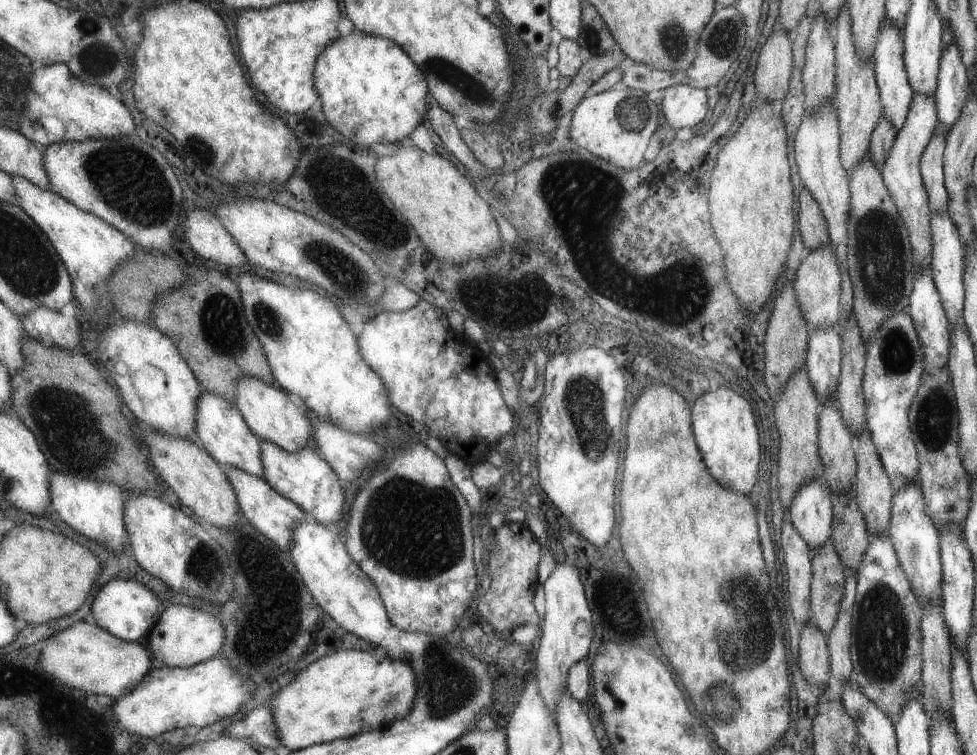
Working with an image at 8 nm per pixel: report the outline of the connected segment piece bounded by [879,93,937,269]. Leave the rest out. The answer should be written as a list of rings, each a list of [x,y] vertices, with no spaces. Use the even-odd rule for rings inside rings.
[[[913,94],[904,126],[896,132],[889,154],[879,169],[897,212],[908,229],[909,244],[916,260],[916,268],[922,269],[929,267],[932,262],[932,233],[928,193],[920,175],[920,156],[936,131],[937,115],[933,95]]]

